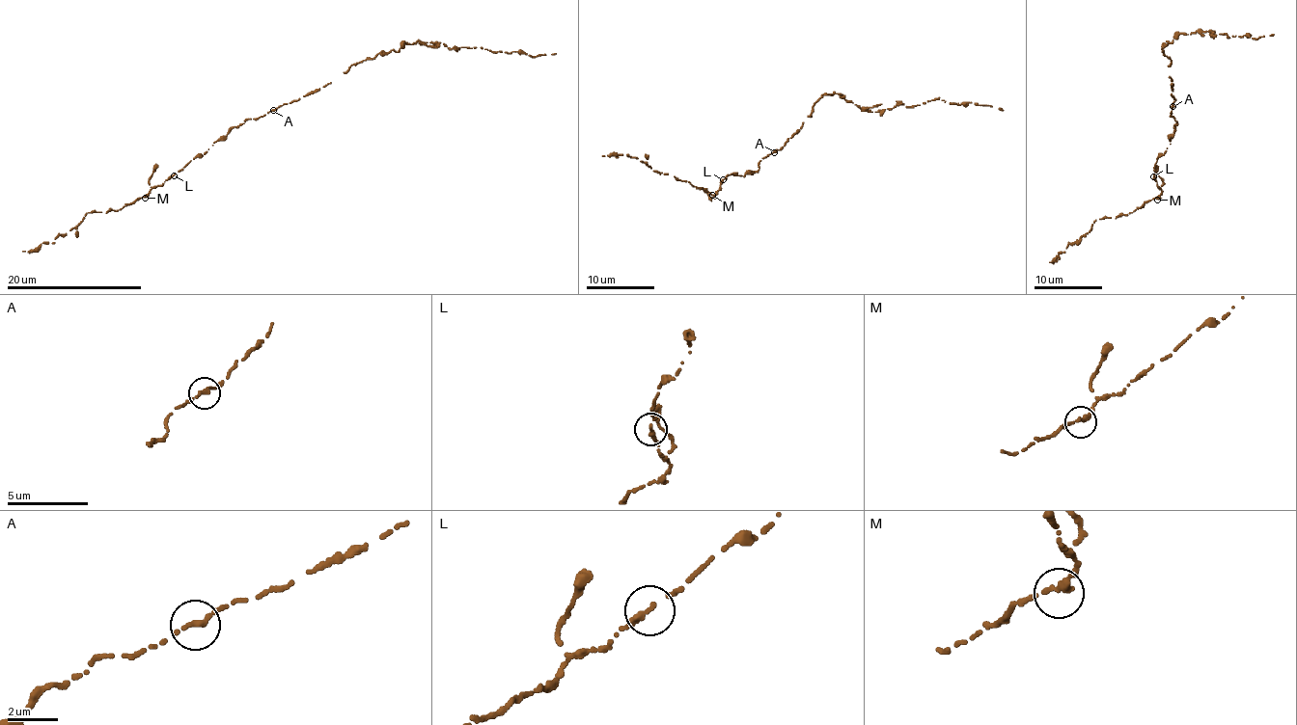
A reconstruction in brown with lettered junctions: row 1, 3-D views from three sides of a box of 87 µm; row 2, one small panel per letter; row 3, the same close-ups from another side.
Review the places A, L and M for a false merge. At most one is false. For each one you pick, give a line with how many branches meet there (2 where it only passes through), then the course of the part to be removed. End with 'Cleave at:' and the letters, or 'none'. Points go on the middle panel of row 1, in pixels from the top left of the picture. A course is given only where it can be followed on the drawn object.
Cleave at: none

